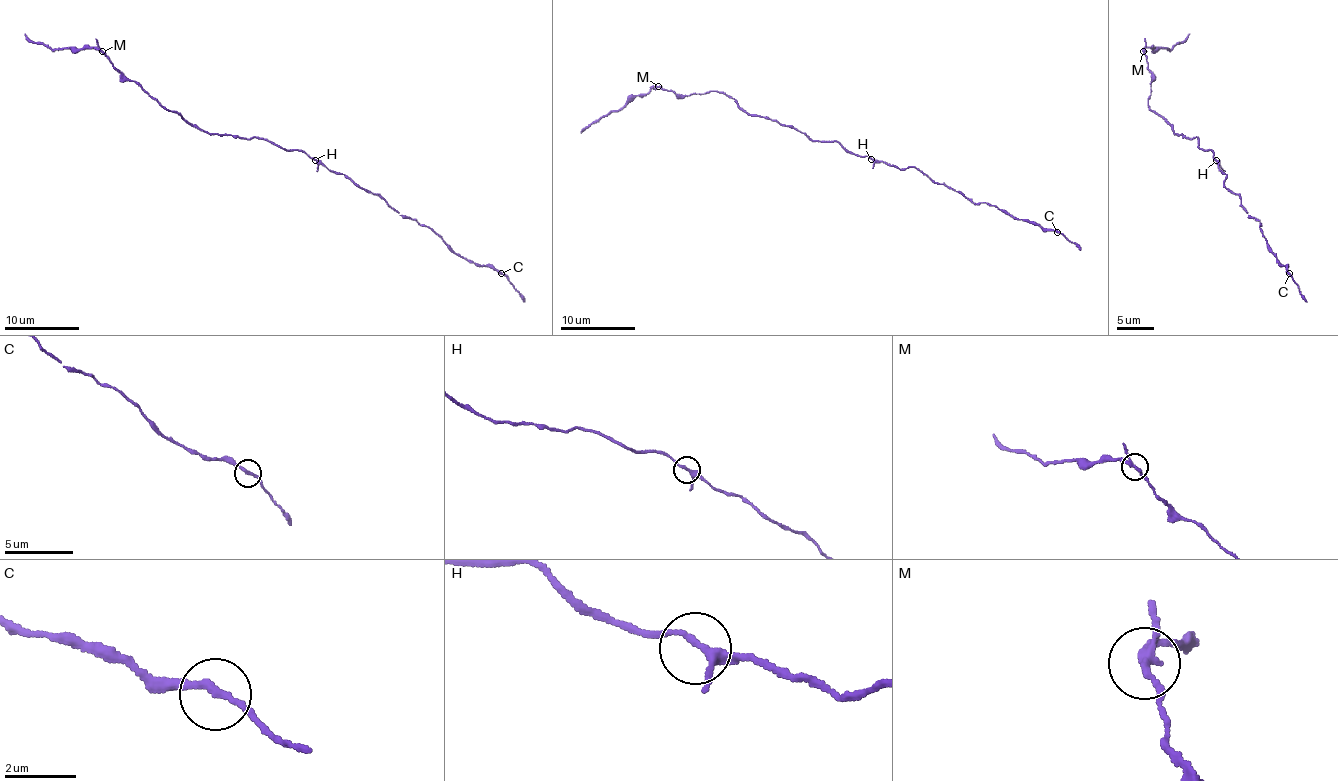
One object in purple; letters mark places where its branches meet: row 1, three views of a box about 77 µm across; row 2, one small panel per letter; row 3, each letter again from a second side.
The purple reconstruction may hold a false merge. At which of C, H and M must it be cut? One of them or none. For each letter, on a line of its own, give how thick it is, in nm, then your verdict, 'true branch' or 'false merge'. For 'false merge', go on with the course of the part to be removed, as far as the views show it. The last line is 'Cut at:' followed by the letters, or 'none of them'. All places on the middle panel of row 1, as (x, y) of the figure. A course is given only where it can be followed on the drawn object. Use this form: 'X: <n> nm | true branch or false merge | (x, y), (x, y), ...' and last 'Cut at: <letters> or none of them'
C: 200 nm | true branch
H: 220 nm | true branch
M: 190 nm | false merge | (658, 87), (645, 94), (632, 96), (619, 109), (603, 114), (580, 133)
Cut at: M

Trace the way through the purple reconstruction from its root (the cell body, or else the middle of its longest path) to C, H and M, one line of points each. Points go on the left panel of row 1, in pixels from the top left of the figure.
C: (281, 147), (301, 150), (346, 174), (400, 215), (430, 227), (458, 254), (501, 273)
H: (281, 147), (301, 150), (315, 160)
M: (281, 147), (257, 137), (208, 134), (192, 126), (177, 111), (162, 107), (130, 81), (102, 52)

